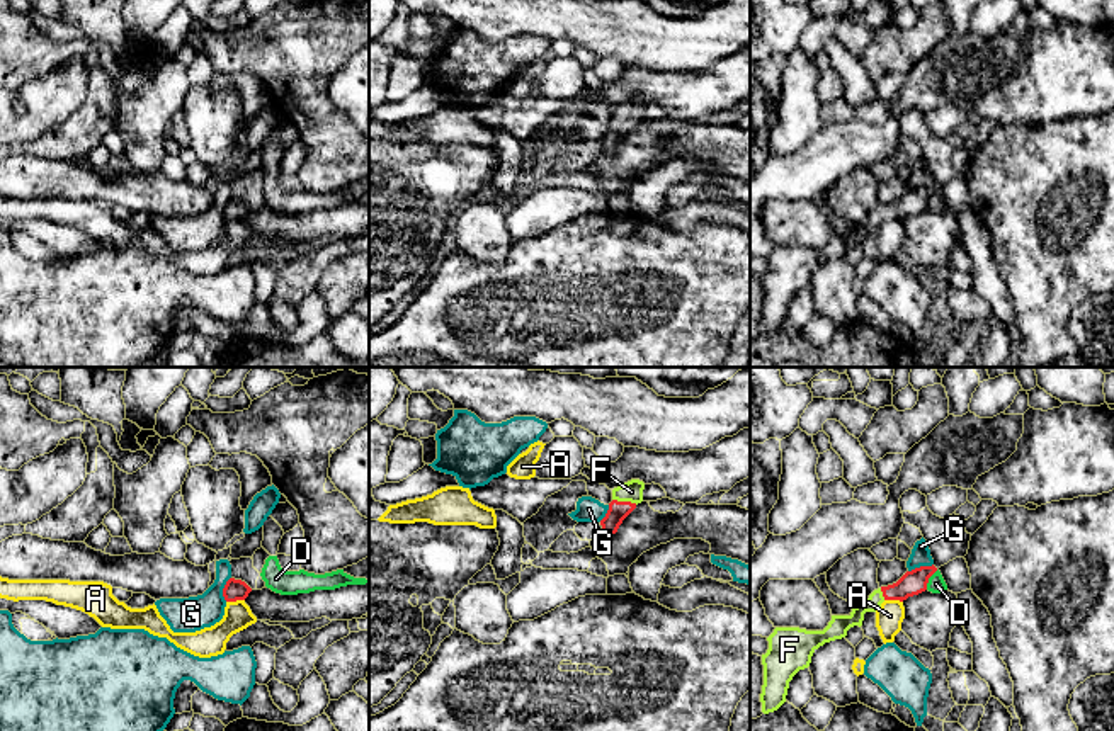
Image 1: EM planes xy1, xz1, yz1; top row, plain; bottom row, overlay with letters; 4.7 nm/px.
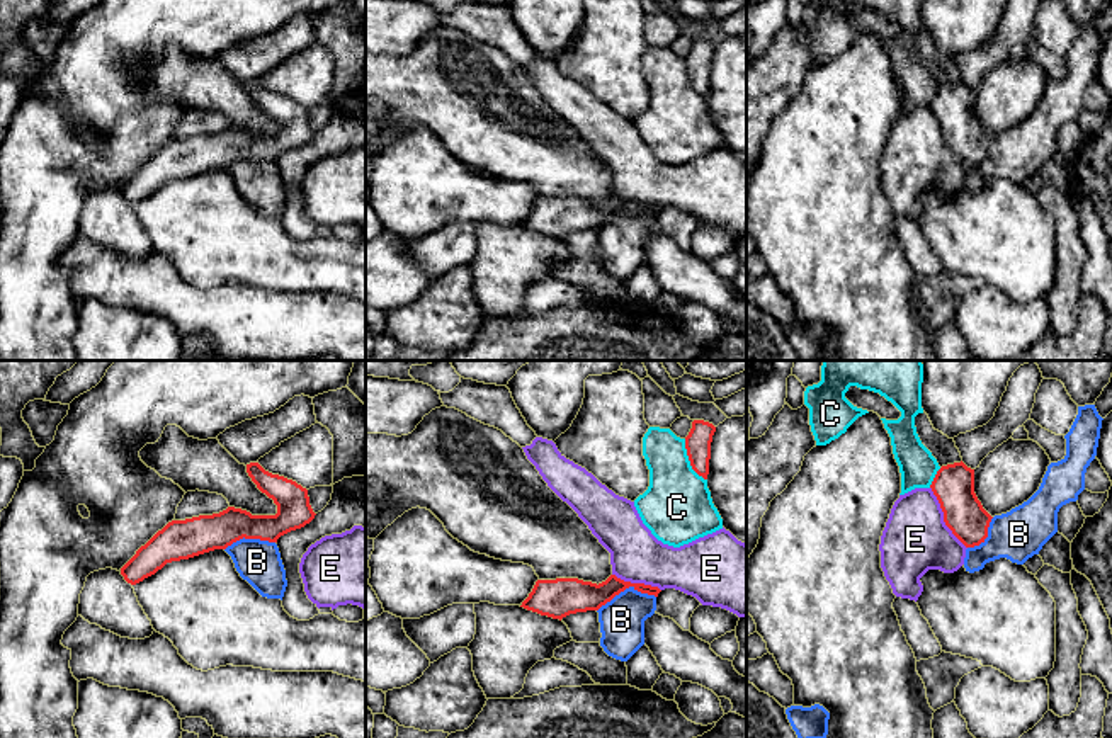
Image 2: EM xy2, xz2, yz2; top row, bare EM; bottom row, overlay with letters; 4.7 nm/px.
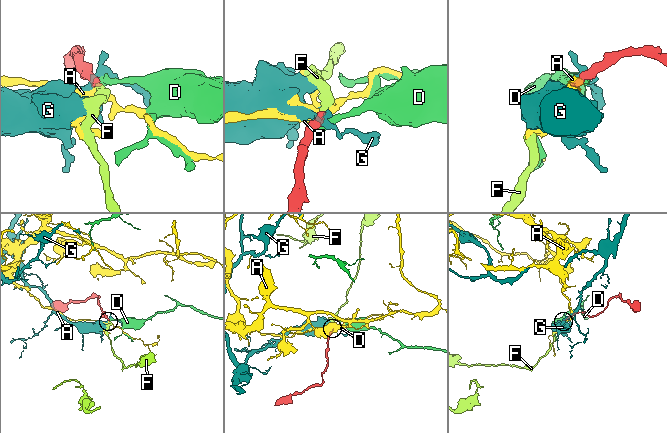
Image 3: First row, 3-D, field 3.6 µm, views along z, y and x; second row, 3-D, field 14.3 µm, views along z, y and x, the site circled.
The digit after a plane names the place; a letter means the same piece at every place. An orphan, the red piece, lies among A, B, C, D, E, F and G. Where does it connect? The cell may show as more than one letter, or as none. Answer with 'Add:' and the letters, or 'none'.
Add: F

